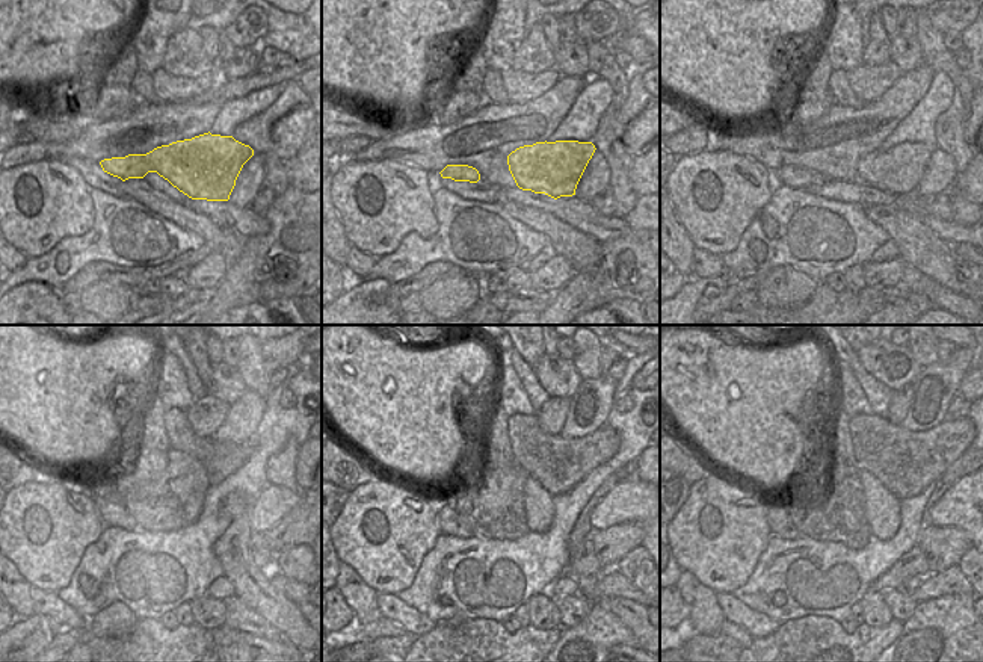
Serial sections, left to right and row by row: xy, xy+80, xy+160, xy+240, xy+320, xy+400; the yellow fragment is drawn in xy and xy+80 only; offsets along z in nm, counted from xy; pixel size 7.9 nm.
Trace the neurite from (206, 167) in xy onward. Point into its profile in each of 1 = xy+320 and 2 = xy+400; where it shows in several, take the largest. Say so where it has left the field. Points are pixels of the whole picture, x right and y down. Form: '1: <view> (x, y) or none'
1: xy+320 (447, 519)
2: xy+400 (779, 522)

